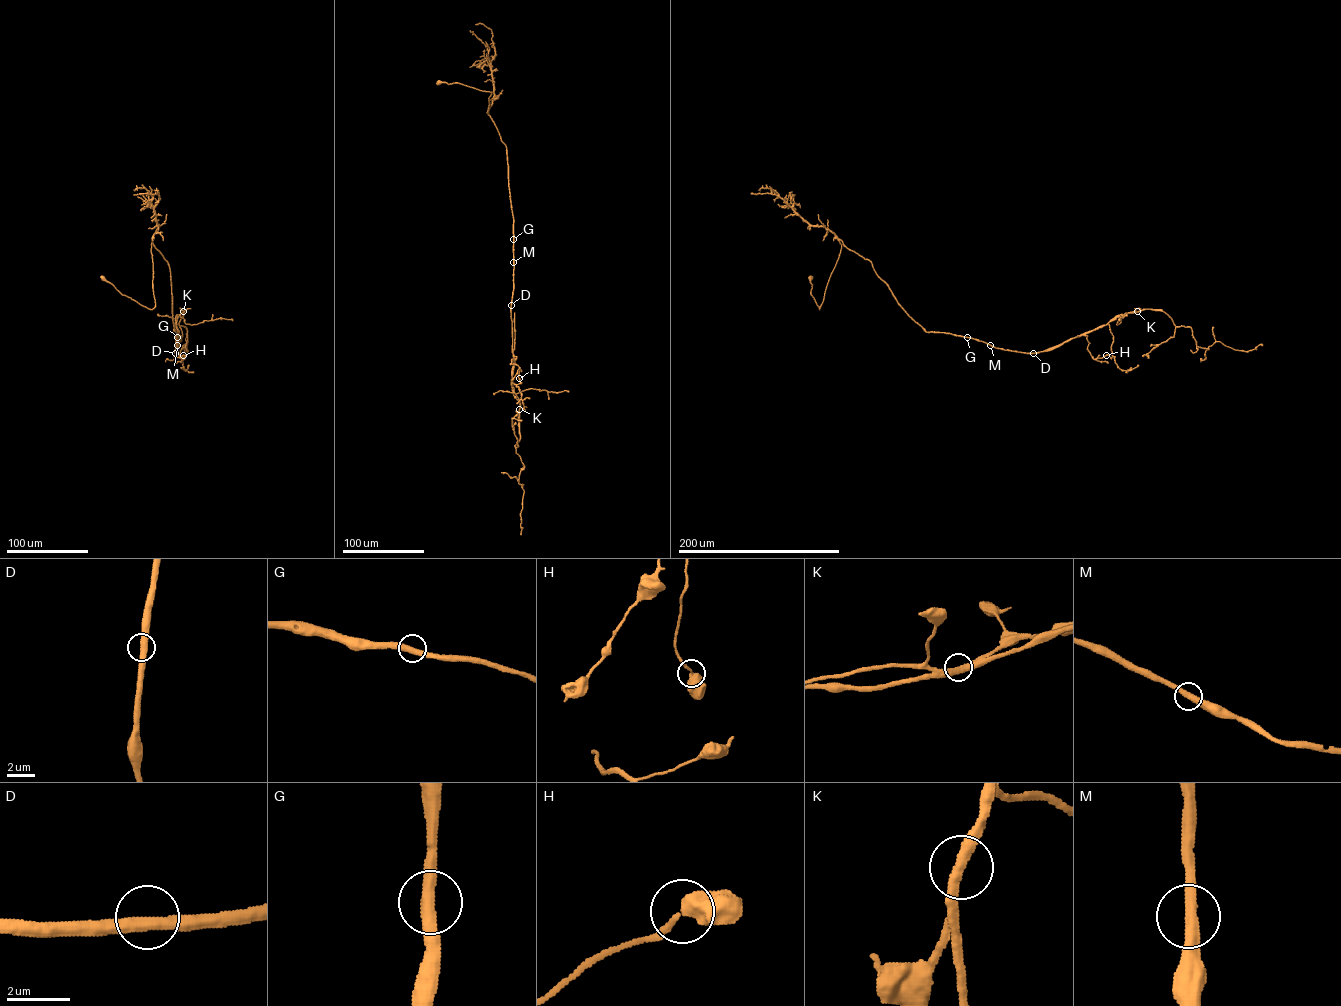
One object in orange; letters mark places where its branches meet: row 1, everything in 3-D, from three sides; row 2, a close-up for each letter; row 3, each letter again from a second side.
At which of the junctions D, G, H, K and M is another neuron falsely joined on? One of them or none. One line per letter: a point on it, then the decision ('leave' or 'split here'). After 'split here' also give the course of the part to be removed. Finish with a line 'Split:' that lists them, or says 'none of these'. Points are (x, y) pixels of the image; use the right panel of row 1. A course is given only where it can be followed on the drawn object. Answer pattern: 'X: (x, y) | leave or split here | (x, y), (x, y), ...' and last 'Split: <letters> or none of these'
D: (1033, 353) | leave
G: (967, 337) | leave
H: (1106, 355) | leave
K: (1137, 311) | split here | (1137, 312), (1125, 313), (1051, 350), (1041, 351)
M: (990, 345) | leave
Split: K

